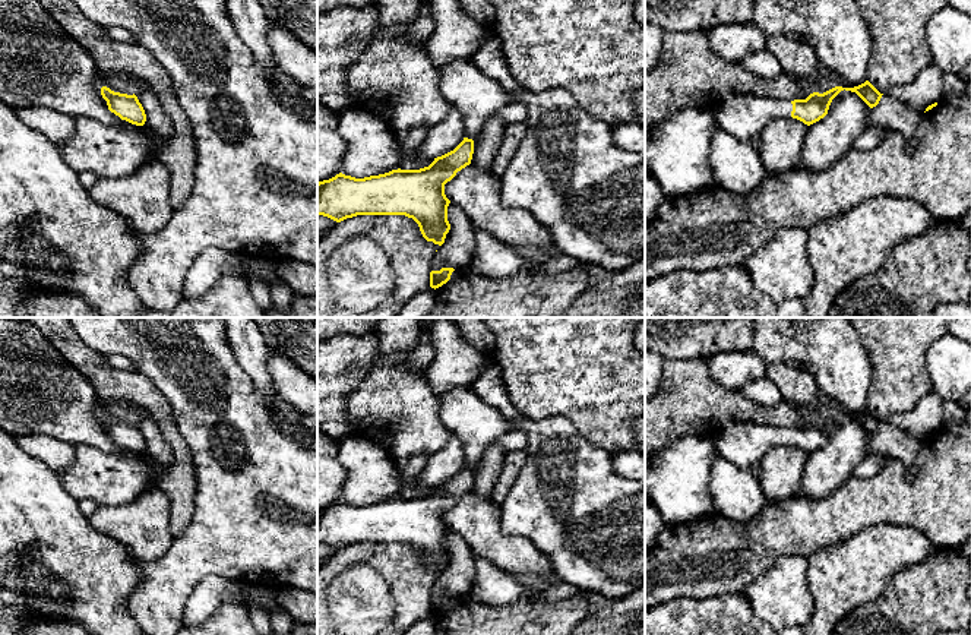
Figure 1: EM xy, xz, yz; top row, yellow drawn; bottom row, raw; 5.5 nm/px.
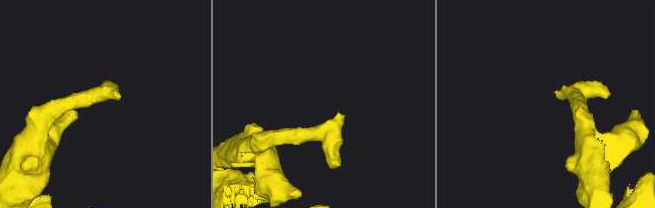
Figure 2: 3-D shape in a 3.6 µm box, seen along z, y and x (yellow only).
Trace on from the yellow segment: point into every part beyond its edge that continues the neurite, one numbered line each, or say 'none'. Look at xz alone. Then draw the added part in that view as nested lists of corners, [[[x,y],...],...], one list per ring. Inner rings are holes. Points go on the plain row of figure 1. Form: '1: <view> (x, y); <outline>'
1: xz (477, 425); [[[471,388],[440,395],[442,423],[462,442],[465,465],[475,467],[483,451],[502,435],[515,430],[503,413],[481,401]]]

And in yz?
1: yz (742, 442); [[[749,420],[730,421],[714,439],[718,455],[741,468],[760,467],[769,448],[791,445],[791,427],[775,427]]]

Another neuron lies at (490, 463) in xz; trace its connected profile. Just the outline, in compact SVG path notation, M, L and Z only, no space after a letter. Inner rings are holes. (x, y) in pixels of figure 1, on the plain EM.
M497 443L488 445L478 461L478 467L474 471L474 481L471 492L477 496L488 497L500 473L506 458L506 451Z

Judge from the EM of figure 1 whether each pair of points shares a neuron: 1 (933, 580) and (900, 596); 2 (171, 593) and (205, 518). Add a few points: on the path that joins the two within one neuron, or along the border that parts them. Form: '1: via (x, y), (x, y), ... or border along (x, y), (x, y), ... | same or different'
1: via (924, 588), (917, 596), (908, 596) | same
2: via (176, 574), (205, 545), (205, 537) | same

